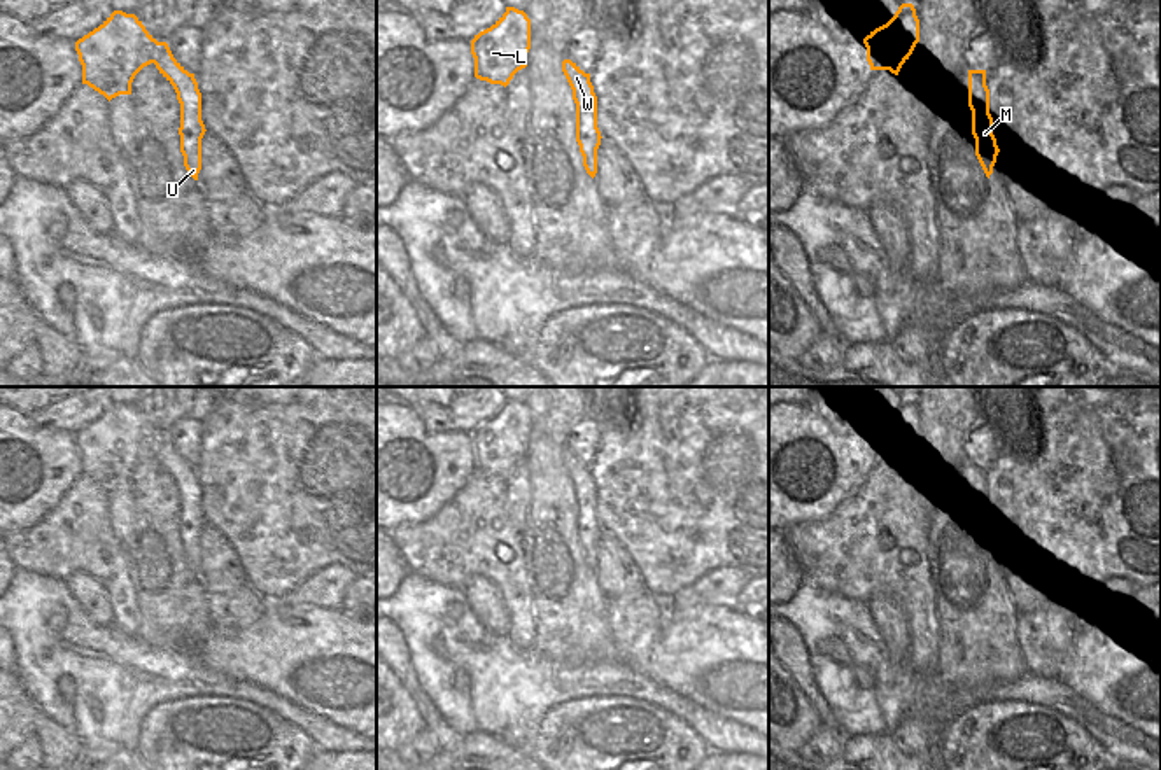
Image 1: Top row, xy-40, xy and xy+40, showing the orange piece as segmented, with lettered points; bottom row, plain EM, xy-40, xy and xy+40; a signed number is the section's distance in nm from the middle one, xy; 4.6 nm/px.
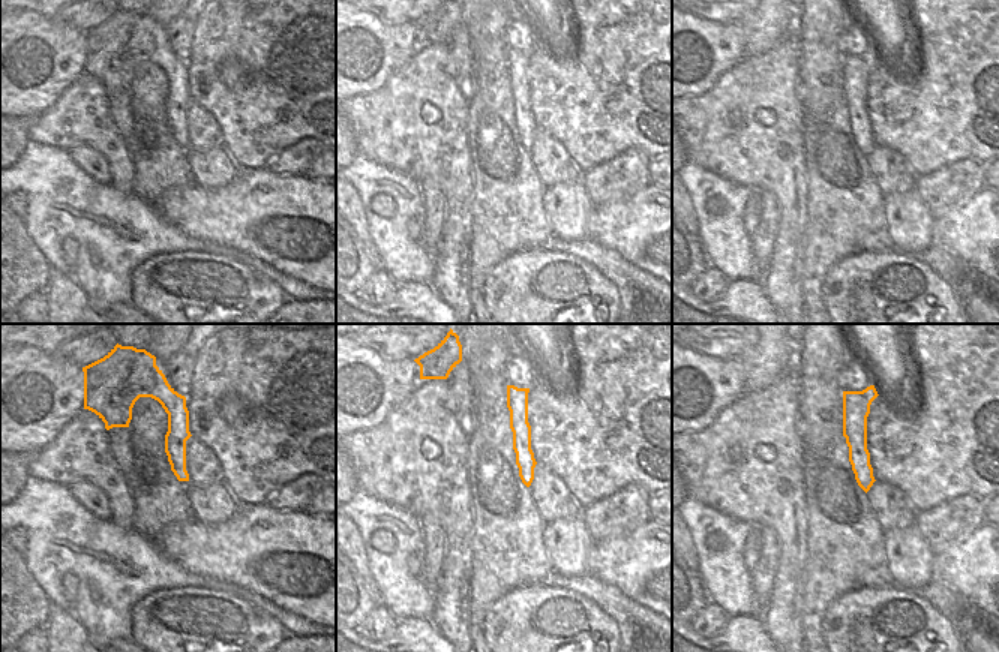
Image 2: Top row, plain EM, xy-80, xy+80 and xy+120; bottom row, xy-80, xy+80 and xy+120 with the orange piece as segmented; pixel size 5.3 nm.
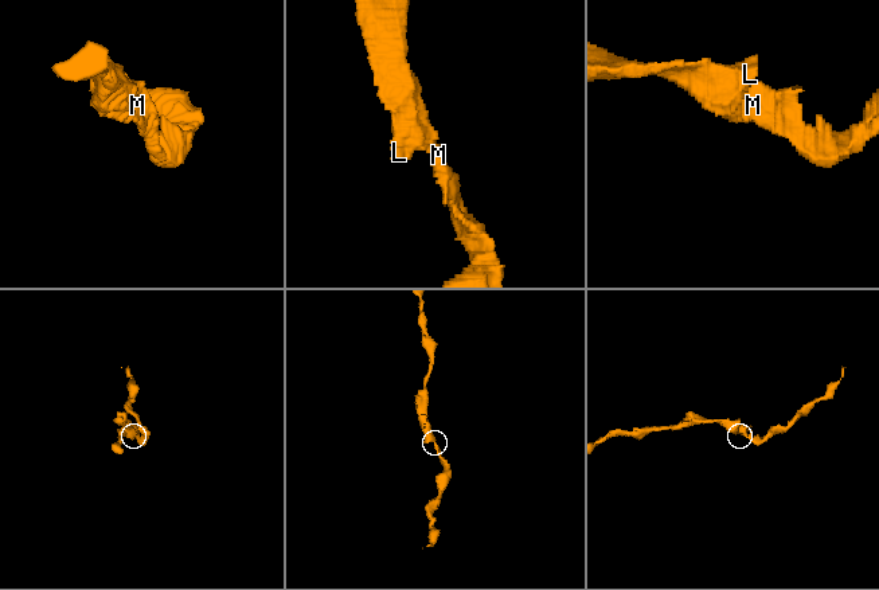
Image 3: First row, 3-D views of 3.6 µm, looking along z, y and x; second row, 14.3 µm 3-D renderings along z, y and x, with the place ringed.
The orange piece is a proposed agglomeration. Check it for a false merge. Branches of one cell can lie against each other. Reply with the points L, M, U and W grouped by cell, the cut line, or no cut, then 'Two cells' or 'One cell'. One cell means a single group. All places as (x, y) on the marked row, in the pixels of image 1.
Groups: L M U W. No split. One cell.

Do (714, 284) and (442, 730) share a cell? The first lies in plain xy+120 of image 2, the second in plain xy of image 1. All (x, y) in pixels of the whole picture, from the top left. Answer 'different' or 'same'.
different

